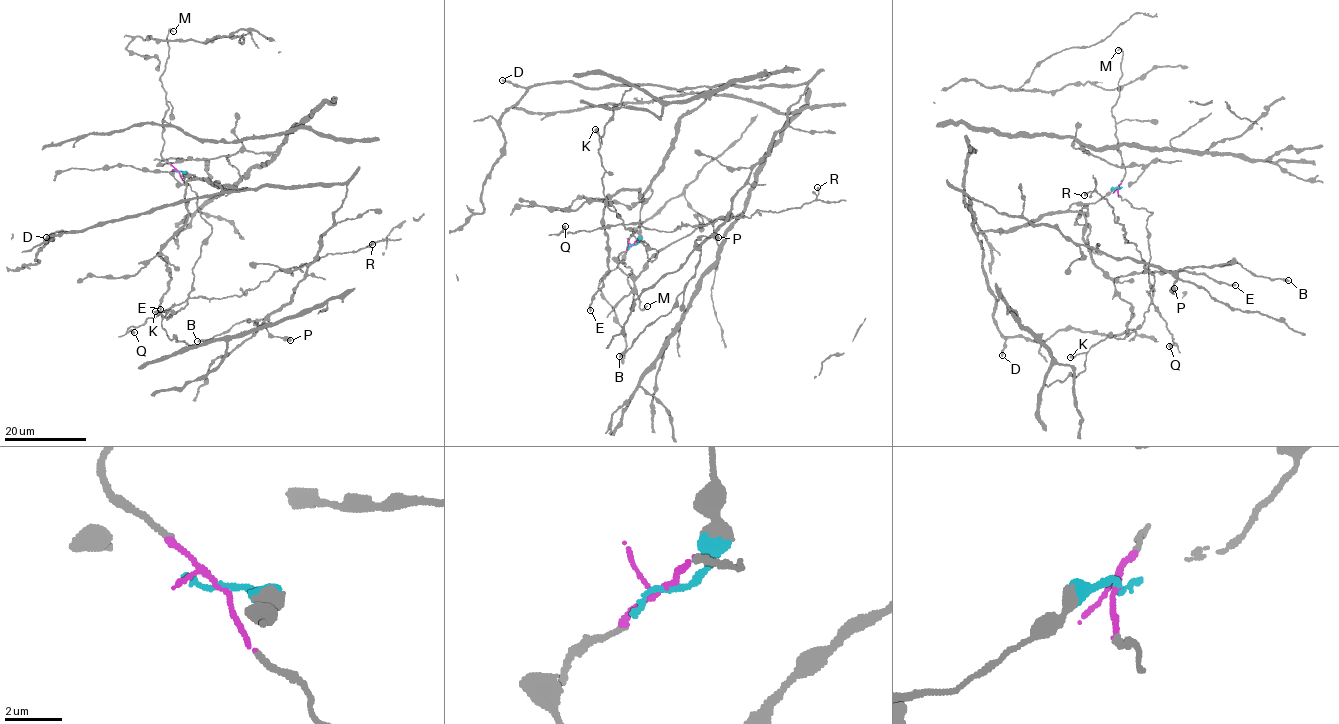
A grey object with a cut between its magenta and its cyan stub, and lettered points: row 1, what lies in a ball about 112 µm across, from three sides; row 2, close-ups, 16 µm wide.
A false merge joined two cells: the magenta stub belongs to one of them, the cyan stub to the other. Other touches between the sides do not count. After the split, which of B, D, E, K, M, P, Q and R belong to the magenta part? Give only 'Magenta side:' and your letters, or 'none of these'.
Magenta side: K, M, Q, R

